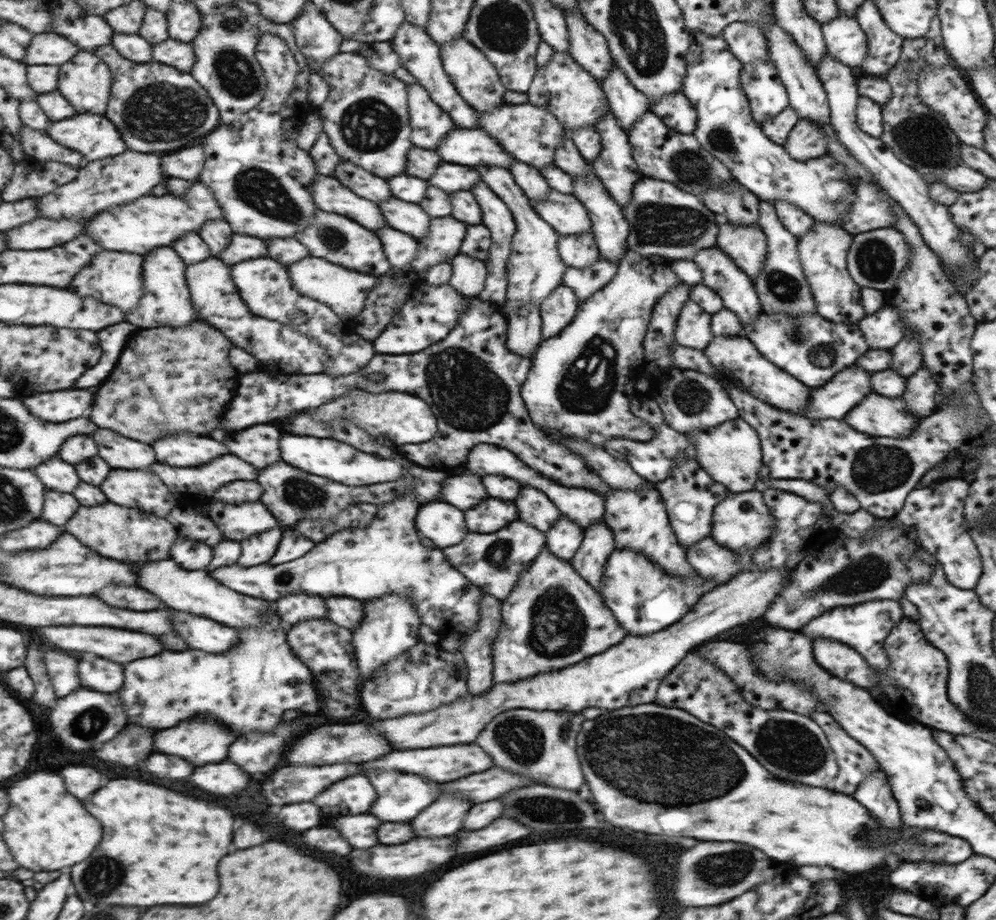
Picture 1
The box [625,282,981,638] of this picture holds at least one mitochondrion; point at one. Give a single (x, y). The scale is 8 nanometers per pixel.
(866, 573)

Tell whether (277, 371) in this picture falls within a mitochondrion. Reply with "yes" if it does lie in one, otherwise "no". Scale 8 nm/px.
no

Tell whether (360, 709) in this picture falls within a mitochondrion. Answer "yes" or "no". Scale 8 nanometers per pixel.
no

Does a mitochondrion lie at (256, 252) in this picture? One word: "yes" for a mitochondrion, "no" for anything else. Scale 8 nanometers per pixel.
no

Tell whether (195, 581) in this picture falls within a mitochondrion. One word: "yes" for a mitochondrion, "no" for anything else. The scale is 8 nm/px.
no

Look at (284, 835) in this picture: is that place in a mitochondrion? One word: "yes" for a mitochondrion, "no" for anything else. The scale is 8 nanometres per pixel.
no

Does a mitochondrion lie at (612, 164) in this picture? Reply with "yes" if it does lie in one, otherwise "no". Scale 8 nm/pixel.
no

